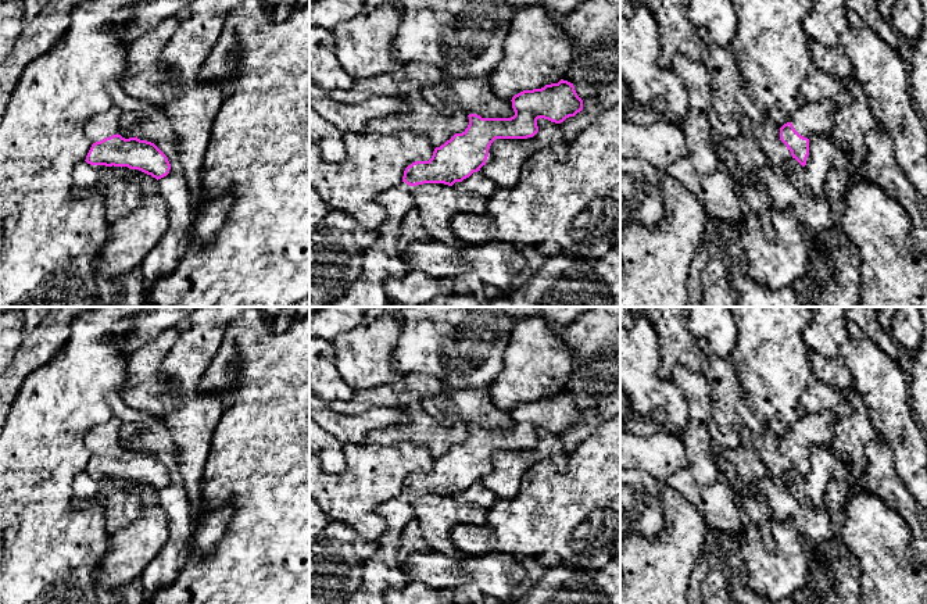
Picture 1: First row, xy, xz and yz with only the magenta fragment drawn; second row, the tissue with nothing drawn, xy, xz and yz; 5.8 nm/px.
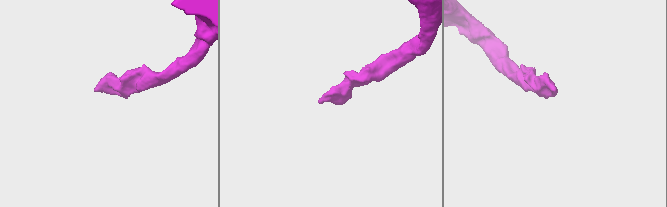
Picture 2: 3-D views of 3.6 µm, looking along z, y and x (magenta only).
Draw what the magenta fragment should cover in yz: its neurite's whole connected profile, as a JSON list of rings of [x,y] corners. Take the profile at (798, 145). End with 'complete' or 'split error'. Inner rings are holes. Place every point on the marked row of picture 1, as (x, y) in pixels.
[[[833,100],[808,103],[780,128],[780,140],[802,167],[806,165],[809,156],[809,137],[812,135],[831,135],[835,131],[834,118],[838,111]]] | split error

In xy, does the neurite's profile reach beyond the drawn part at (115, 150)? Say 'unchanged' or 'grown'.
grown

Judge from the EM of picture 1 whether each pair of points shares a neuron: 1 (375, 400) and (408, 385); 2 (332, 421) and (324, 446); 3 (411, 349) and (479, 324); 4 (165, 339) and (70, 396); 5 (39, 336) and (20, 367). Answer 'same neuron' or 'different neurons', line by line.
1: same neuron
2: different neurons
3: same neuron
4: different neurons
5: same neuron

